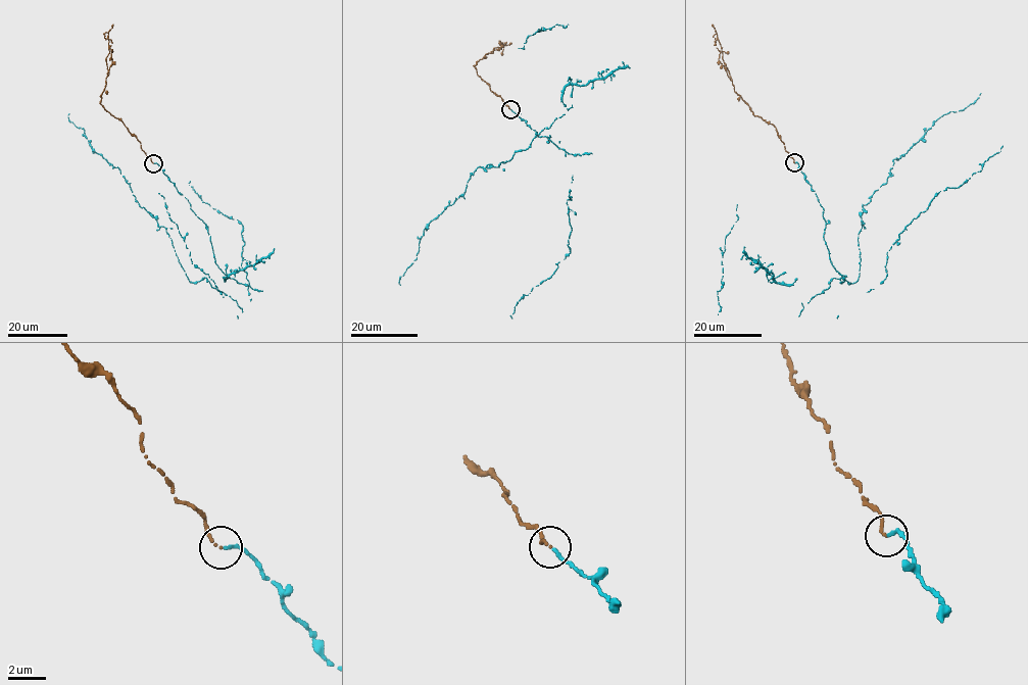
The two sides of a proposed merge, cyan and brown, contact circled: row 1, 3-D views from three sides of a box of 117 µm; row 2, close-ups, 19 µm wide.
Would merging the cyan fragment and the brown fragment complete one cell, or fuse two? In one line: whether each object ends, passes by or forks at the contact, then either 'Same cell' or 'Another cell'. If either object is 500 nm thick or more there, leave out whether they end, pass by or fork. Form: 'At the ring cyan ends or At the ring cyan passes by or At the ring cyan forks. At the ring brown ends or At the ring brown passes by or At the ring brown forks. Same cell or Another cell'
At the ring cyan ends. At the ring brown ends. Same cell

